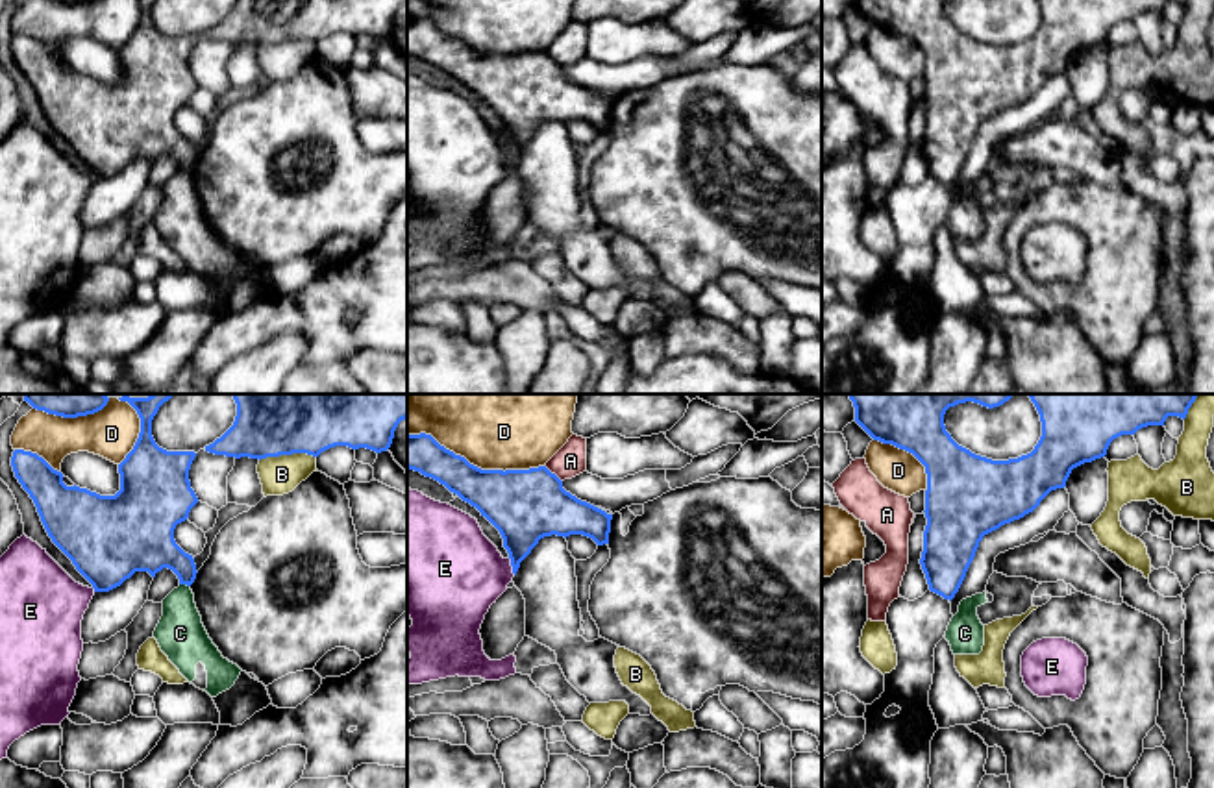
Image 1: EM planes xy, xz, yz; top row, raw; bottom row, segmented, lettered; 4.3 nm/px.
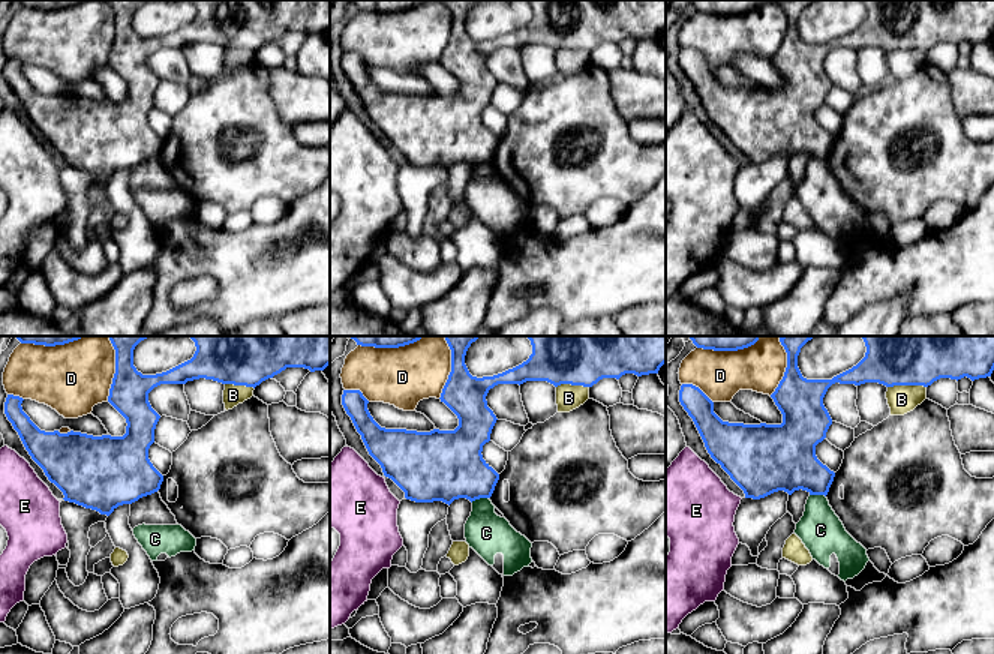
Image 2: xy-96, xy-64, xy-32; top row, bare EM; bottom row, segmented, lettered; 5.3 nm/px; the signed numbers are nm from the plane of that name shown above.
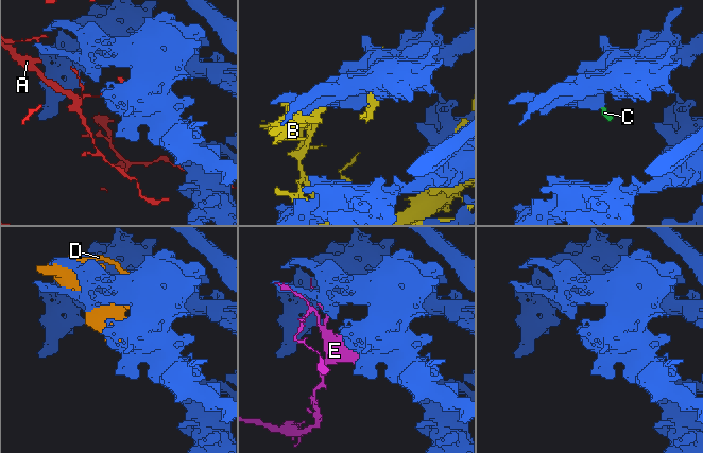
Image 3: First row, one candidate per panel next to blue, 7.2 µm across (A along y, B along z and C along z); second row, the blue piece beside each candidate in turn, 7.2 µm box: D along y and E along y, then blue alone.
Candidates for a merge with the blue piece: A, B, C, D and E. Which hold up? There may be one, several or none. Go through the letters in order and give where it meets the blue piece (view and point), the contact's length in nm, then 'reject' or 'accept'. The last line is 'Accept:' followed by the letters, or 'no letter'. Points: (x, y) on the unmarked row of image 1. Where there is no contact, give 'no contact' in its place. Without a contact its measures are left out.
A: xz (554, 60) | 100 nm | reject
B: xy (287, 39) | 240 nm | reject
C: xy (185, 169) | 50 nm | reject
D: xz (476, 52) | 600 nm | reject
E: xz (511, 150) | 80 nm | reject
Accept: no letter

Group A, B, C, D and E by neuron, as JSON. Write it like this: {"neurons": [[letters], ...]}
{"neurons": [["A"], ["B"], ["C"], ["D"], ["E"]]}

